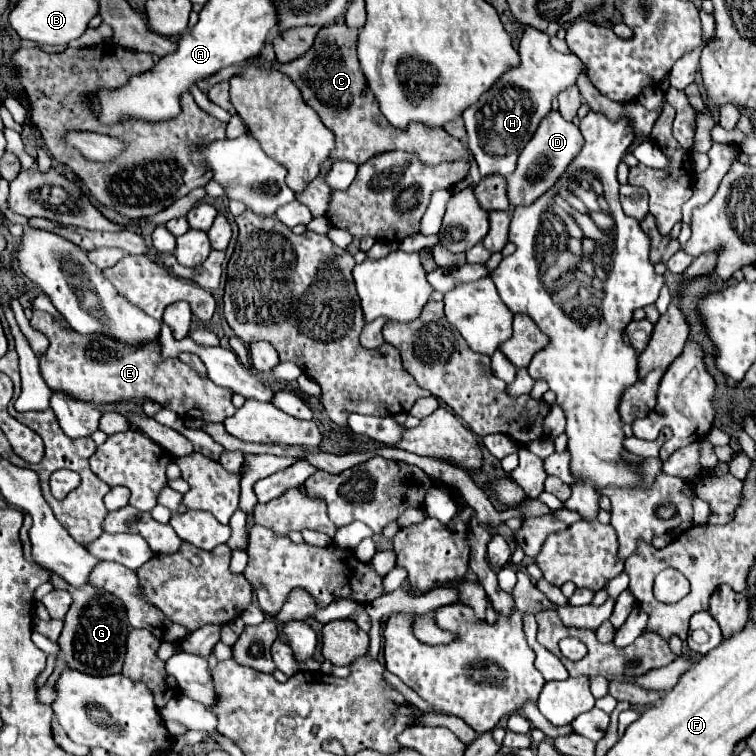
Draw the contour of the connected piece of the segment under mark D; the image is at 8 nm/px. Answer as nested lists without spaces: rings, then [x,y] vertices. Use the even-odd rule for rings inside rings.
[[[553,108],[547,114],[547,118],[543,118],[543,122],[539,124],[537,132],[533,134],[529,144],[519,154],[517,170],[507,176],[507,196],[509,196],[509,202],[513,206],[535,202],[541,194],[545,194],[557,182],[557,178],[565,172],[565,168],[581,152],[581,148],[583,148],[583,136],[581,136],[579,128],[573,122],[567,122]]]

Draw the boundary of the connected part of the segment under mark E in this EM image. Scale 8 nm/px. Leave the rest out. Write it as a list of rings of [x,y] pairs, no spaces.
[[[33,310],[31,326],[43,332],[51,342],[49,350],[39,358],[41,374],[51,390],[65,392],[73,398],[79,398],[91,404],[113,404],[119,400],[153,400],[181,418],[199,418],[205,422],[223,422],[227,416],[235,414],[235,408],[231,402],[233,390],[215,386],[215,382],[211,382],[207,376],[199,376],[191,366],[183,364],[179,358],[163,358],[159,340],[151,342],[151,346],[127,346],[123,342],[115,342],[113,338],[107,338],[105,334],[79,334],[75,330],[63,328],[55,320],[55,316],[41,310]]]

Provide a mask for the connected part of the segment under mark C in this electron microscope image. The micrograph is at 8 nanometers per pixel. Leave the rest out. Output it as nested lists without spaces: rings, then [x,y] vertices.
[[[335,22],[319,28],[315,42],[307,54],[299,56],[293,62],[287,64],[273,64],[273,62],[257,62],[261,68],[277,68],[281,74],[287,74],[295,86],[299,88],[303,100],[319,114],[321,122],[335,134],[335,150],[329,154],[329,160],[323,162],[319,176],[309,184],[309,190],[301,192],[297,200],[305,204],[313,216],[325,216],[327,206],[331,202],[331,188],[325,182],[327,172],[331,170],[331,164],[335,160],[347,160],[353,164],[363,164],[375,154],[389,152],[389,150],[405,150],[417,154],[425,164],[441,164],[441,162],[453,162],[457,158],[469,160],[467,148],[449,136],[443,128],[423,126],[423,124],[411,124],[407,130],[399,130],[391,126],[375,102],[375,96],[371,94],[367,86],[367,78],[359,66],[357,58],[357,38],[359,30],[345,26],[345,22]]]

